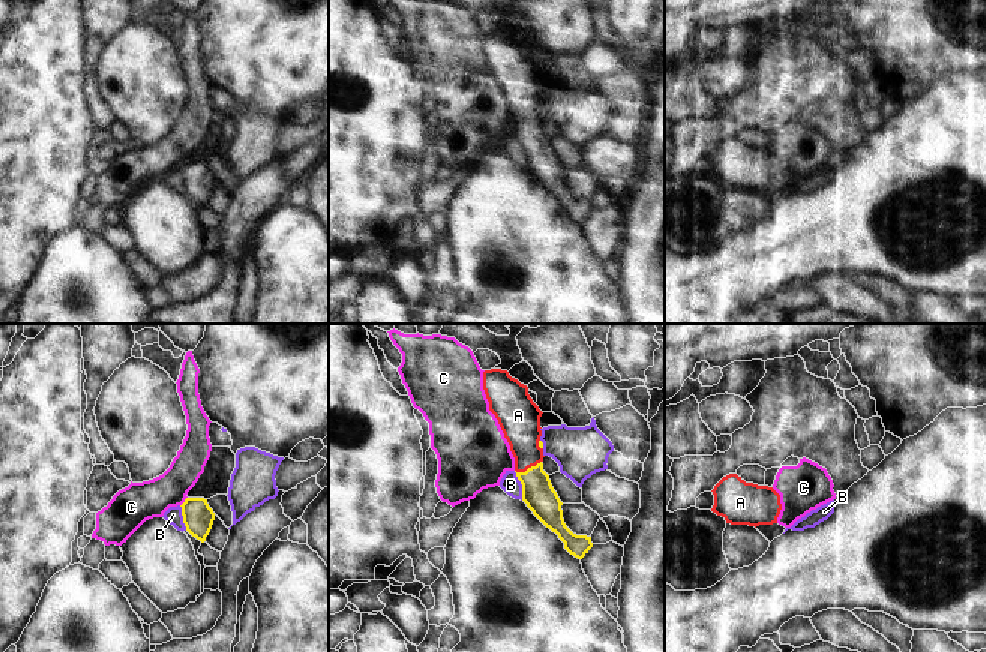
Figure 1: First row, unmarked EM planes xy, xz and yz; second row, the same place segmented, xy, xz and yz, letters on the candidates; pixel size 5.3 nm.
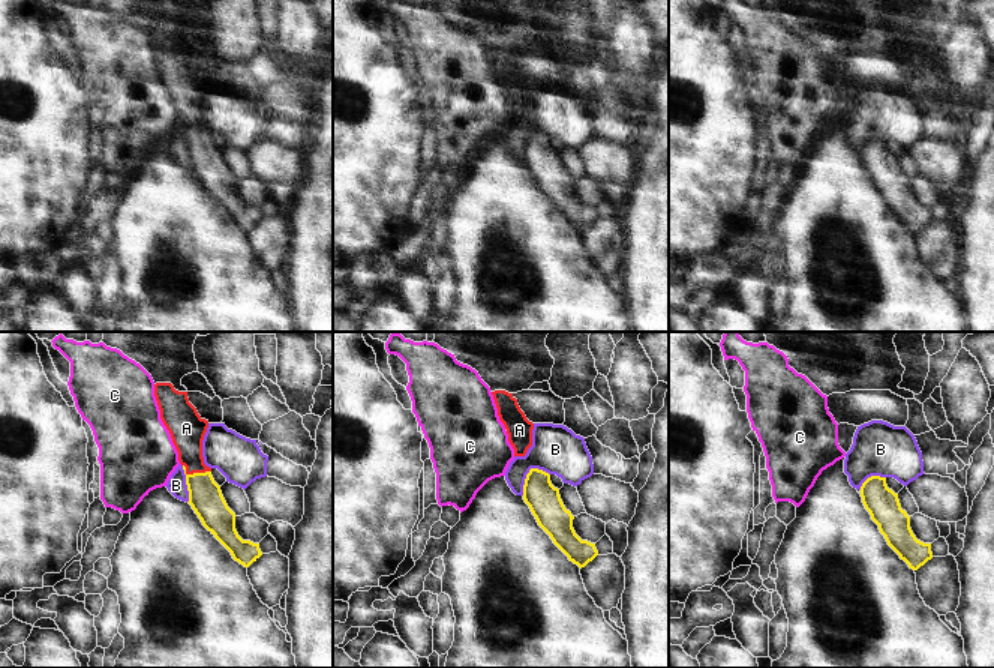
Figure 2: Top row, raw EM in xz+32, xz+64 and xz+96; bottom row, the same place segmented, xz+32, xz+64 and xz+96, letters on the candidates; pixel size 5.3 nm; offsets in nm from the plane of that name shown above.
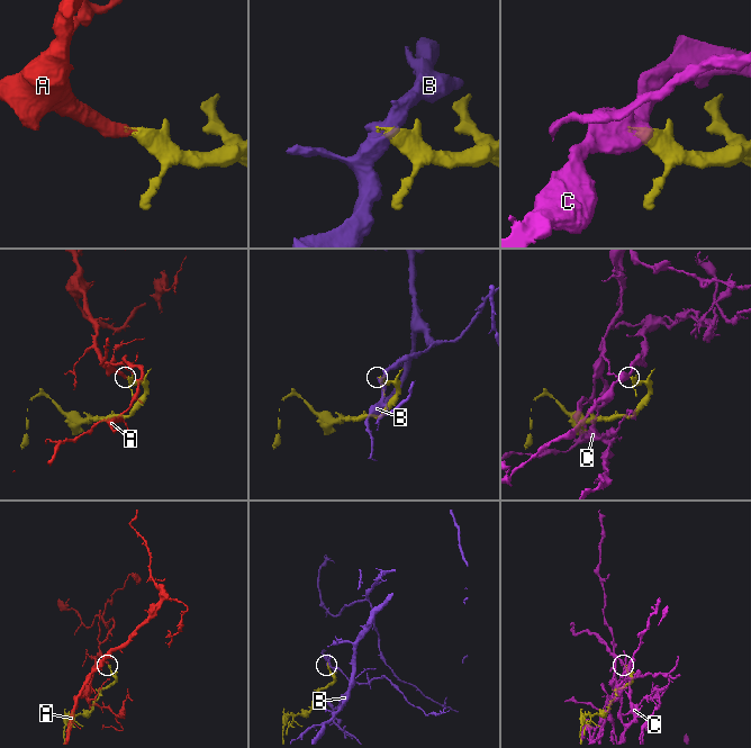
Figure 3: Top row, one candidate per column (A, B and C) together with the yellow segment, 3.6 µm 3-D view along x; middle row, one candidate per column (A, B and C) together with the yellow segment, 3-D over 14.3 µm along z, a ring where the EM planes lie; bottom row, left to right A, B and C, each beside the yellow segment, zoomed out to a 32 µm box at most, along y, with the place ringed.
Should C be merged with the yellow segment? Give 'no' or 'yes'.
no

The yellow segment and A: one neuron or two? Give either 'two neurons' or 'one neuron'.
one neuron

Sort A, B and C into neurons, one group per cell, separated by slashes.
A / B / C

